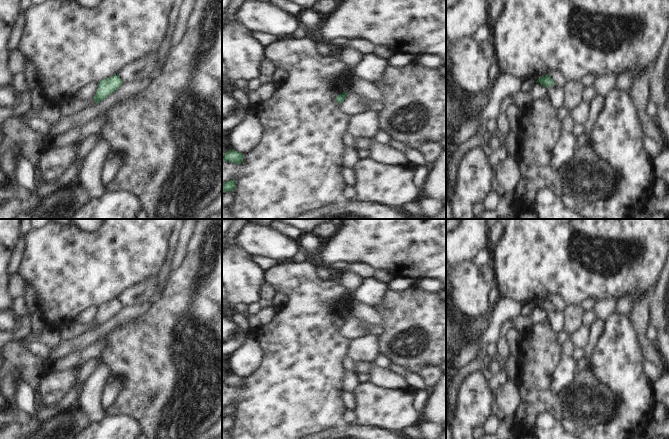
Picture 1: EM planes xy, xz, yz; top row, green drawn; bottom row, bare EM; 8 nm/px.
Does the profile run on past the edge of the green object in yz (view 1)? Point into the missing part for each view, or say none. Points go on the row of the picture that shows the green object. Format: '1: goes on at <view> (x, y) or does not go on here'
1: does not go on here

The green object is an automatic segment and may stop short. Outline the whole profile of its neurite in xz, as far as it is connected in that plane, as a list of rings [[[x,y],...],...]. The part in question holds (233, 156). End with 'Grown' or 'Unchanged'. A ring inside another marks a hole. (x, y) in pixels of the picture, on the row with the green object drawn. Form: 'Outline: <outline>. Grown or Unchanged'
Outline: [[[235,149],[227,151],[223,160],[231,163],[241,164],[243,162],[244,155]]]. Unchanged.

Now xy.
Outline: [[[118,74],[100,81],[98,83],[98,90],[93,98],[95,100],[95,103],[97,104],[98,102],[107,98],[109,95],[115,92],[122,84],[123,81]]]. Unchanged.

